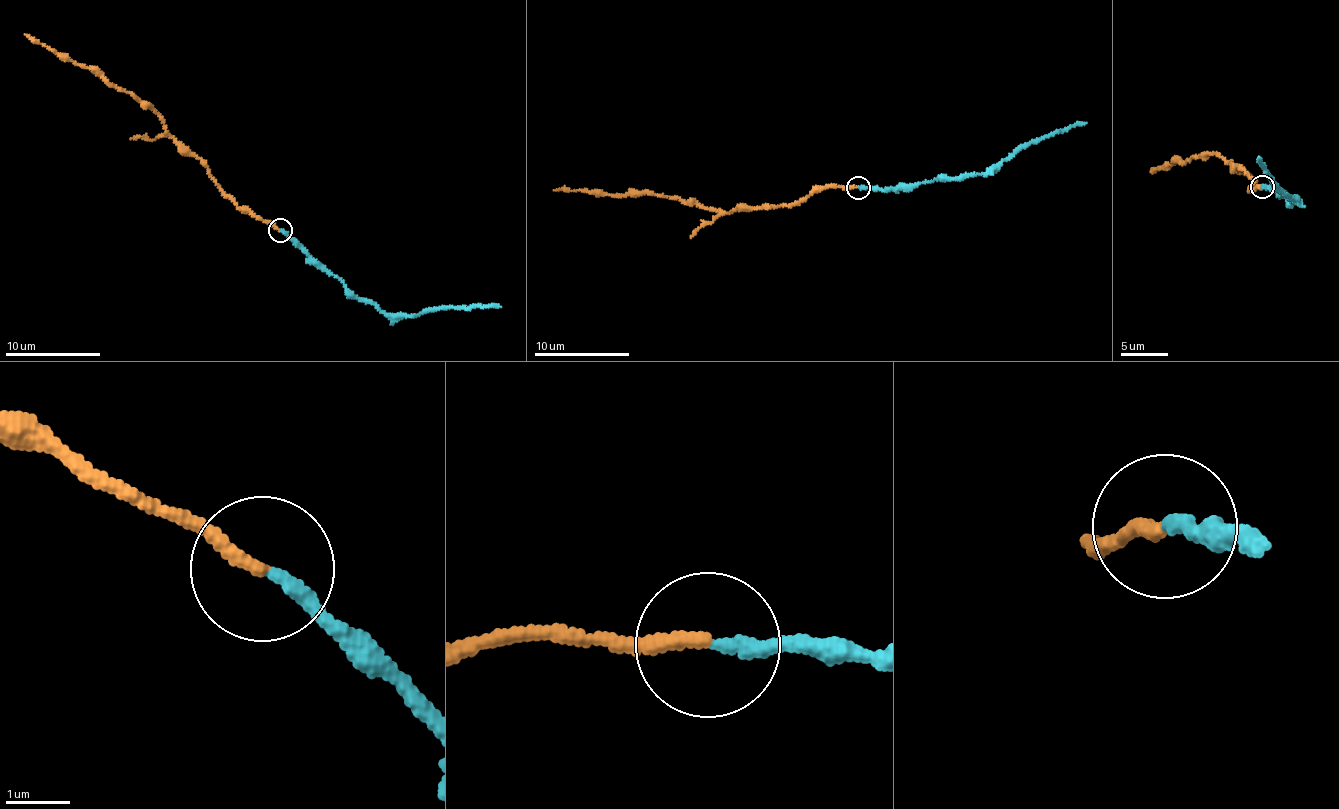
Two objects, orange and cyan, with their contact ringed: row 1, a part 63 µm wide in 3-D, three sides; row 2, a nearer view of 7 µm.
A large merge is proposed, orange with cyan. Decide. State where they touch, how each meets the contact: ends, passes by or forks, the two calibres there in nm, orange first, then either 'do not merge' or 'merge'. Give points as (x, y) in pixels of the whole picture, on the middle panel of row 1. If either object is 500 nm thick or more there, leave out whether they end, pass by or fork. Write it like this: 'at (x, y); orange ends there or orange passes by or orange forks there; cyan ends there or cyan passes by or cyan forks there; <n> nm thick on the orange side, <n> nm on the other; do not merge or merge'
at (858, 187); orange ends there; cyan ends there; 240 nm thick on the orange side, 200 nm on the other; merge

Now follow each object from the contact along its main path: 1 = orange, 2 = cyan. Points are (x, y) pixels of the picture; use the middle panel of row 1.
1: (858, 187), (826, 186), (785, 206), (724, 213), (647, 194), (553, 190)
2: (858, 187), (892, 190), (943, 177), (984, 174), (1032, 142), (1087, 123)

